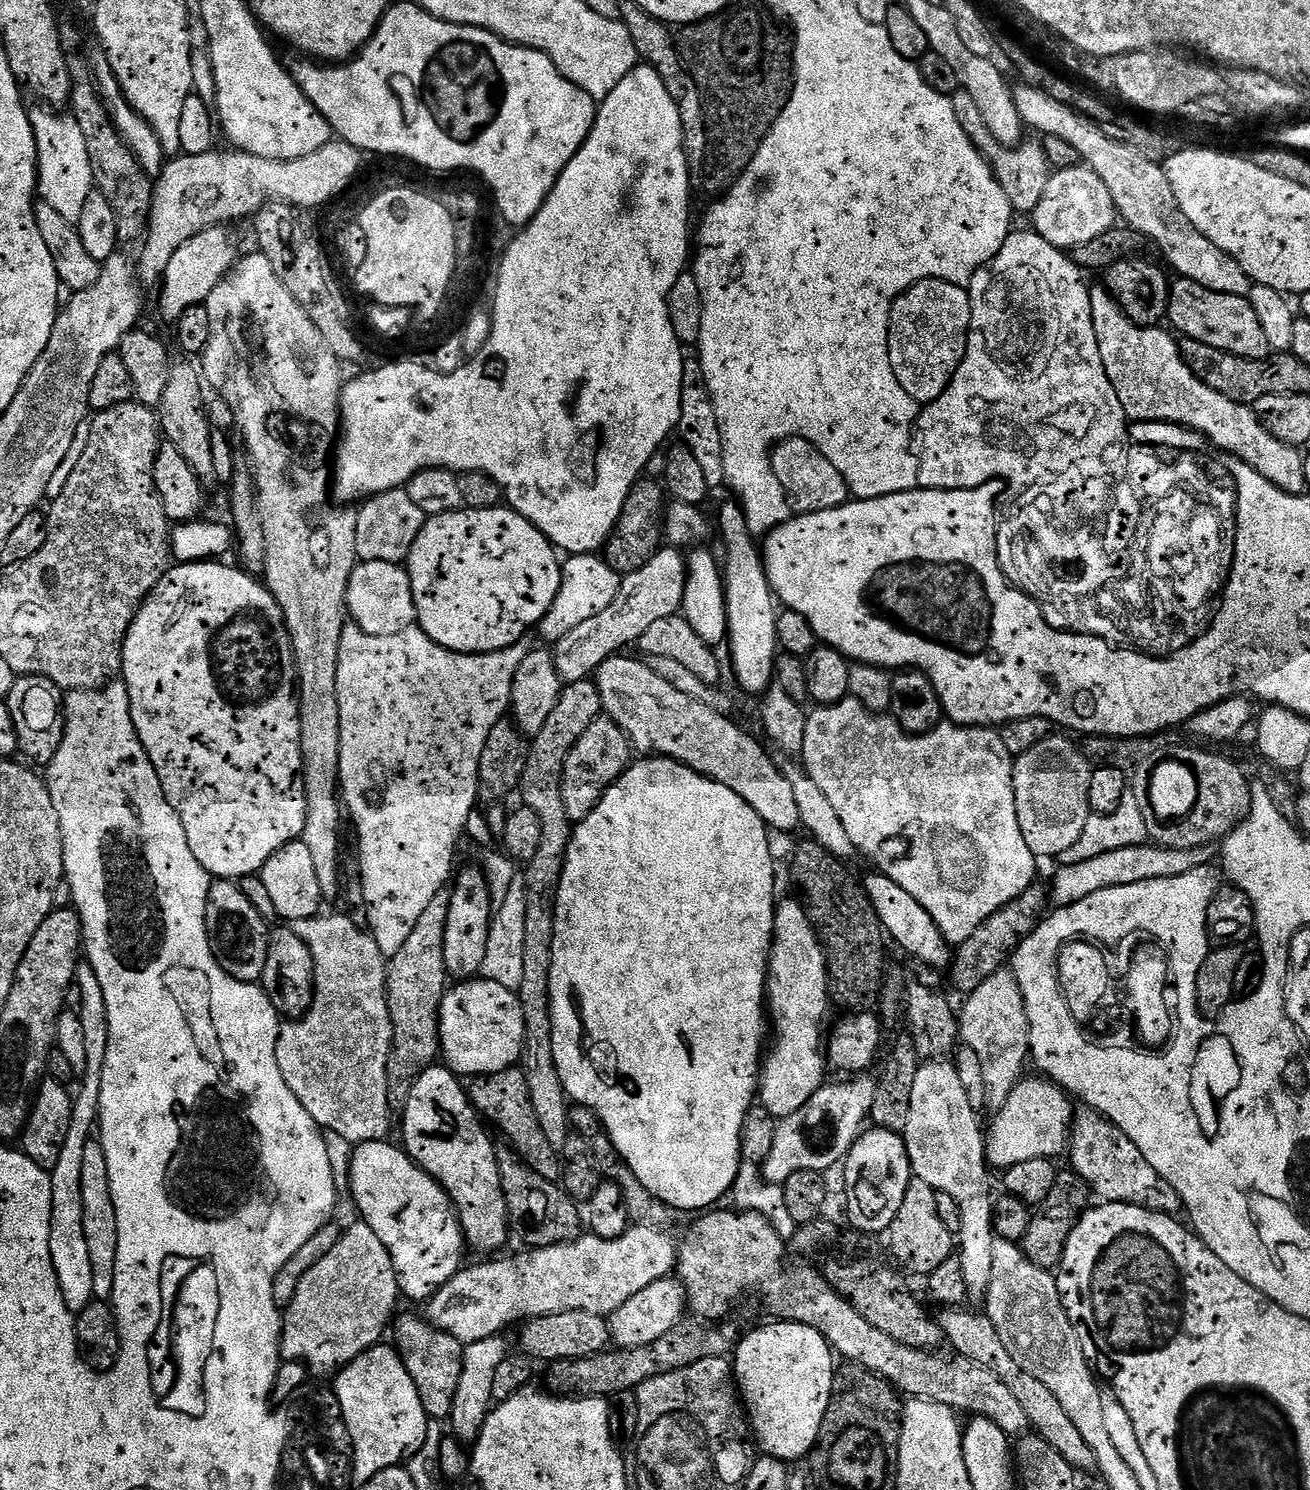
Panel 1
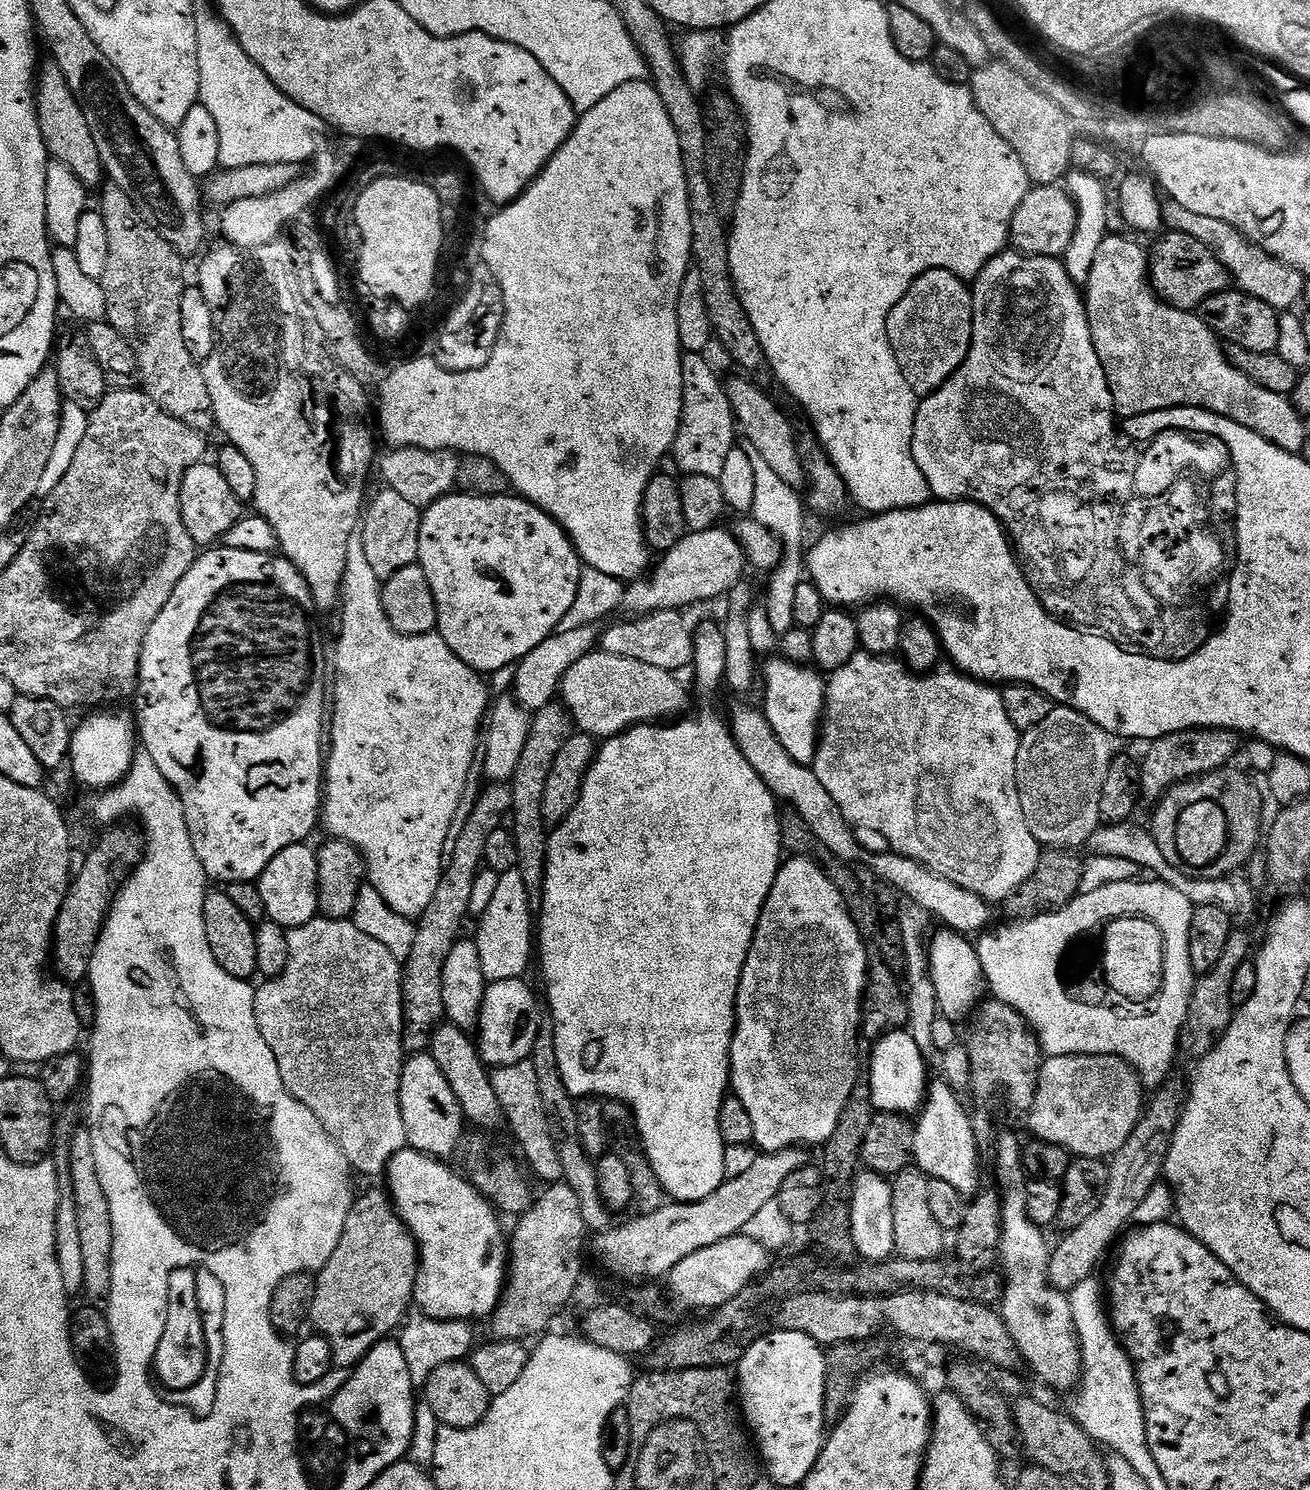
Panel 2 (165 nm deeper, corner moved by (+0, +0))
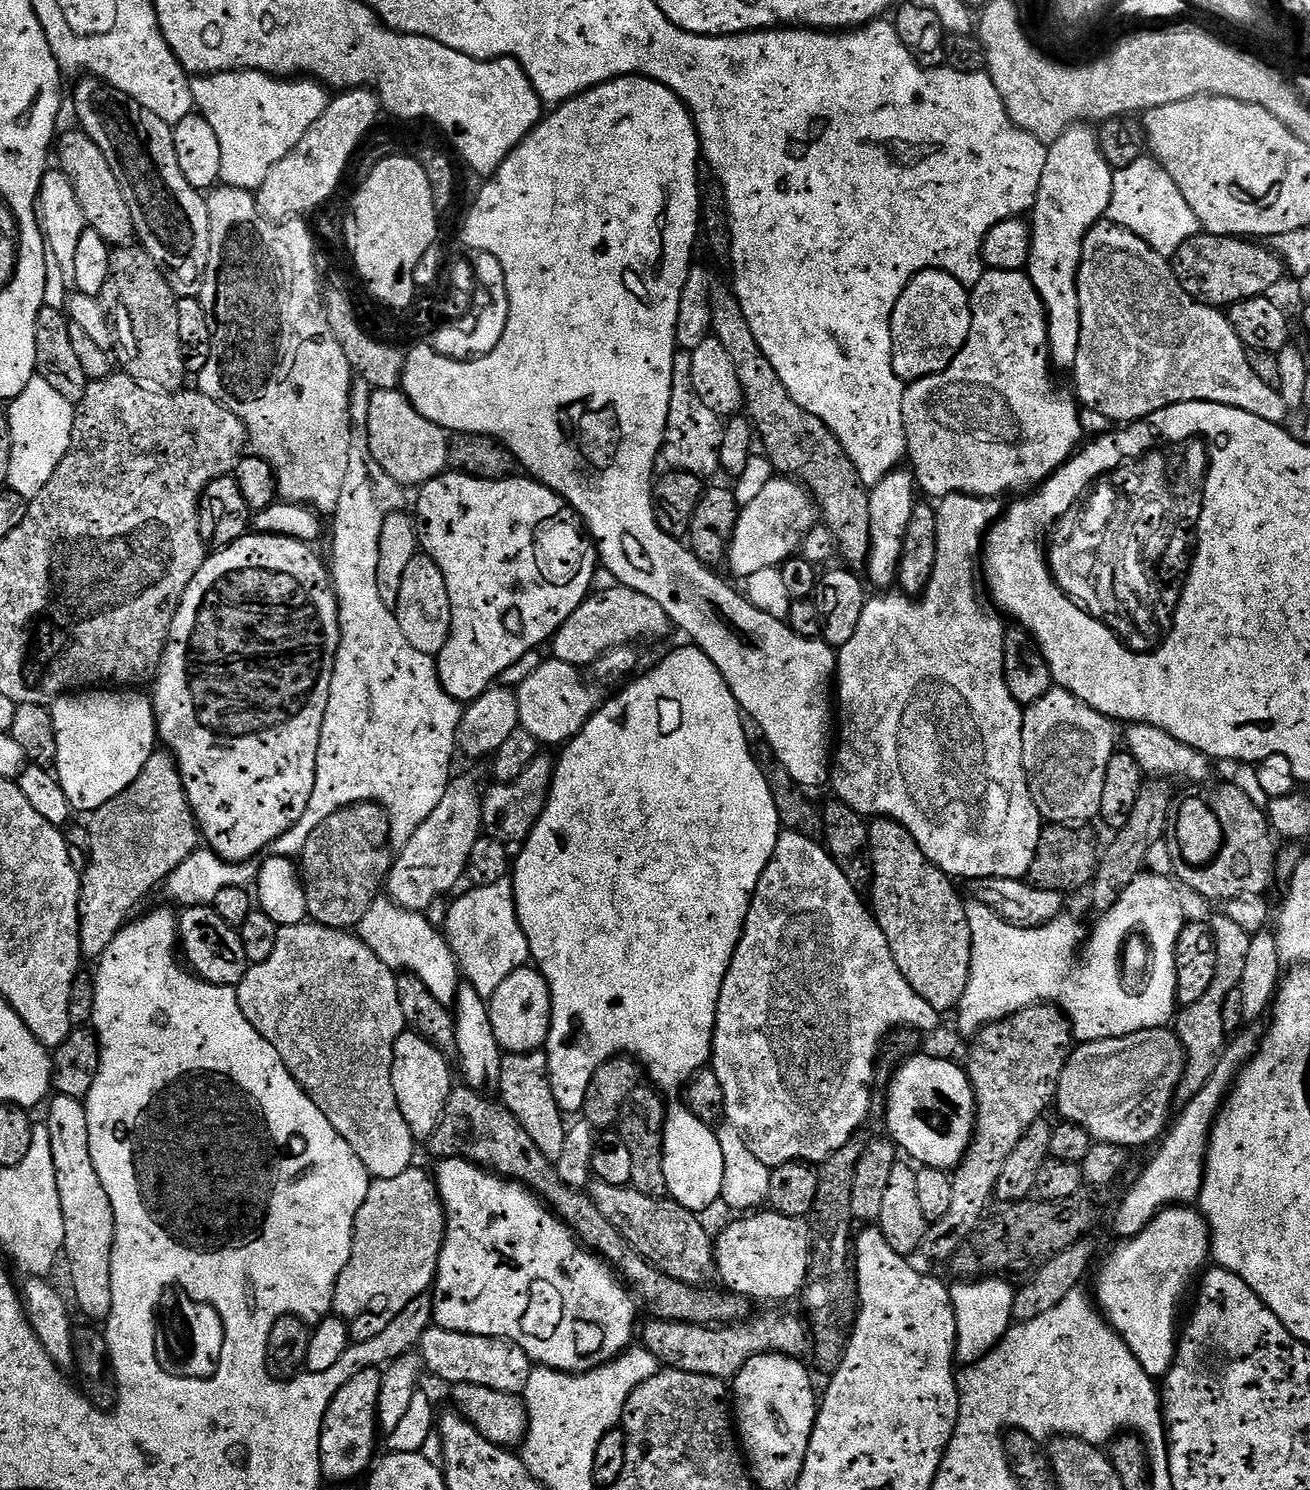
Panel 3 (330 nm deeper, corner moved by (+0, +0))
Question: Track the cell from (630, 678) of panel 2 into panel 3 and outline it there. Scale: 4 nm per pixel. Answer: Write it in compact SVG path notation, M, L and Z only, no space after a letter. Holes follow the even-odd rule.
M548 658L524 681L516 692L520 727L536 739L537 745L557 744L563 746L573 740L584 728L584 724L596 713L602 703L594 689L584 681L585 673L572 664L555 658Z

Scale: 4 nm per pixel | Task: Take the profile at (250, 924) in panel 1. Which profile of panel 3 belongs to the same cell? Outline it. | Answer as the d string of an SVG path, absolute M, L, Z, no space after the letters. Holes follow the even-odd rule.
M196 904L185 907L179 913L180 926L179 951L187 967L201 980L211 984L238 986L249 970L246 949L242 947L242 938L235 927L227 924L212 906Z

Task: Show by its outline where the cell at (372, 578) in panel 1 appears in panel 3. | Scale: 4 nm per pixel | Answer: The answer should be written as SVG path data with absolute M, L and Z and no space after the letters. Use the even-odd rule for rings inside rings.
M418 554L406 565L406 574L402 574L402 587L398 589L398 602L394 611L398 626L402 626L402 634L406 634L406 642L410 642L414 650L422 650L422 654L433 658L440 655L450 634L452 607L450 590L446 590L446 578L442 578L442 570L438 570L438 562L434 562L434 558Z

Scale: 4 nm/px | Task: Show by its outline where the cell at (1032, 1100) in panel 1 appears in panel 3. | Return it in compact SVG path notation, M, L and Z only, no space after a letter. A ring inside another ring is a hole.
M1171 1027L1077 1043L1069 1051L1068 1061L1064 1063L1054 1101L1055 1111L1060 1111L1061 1121L1085 1128L1093 1141L1114 1142L1129 1150L1140 1148L1143 1144L1155 1145L1165 1135L1173 1119L1172 1104L1184 1073L1184 1058L1182 1042Z

